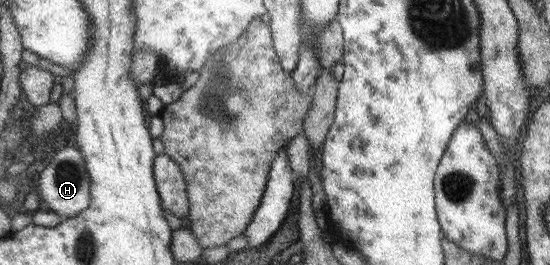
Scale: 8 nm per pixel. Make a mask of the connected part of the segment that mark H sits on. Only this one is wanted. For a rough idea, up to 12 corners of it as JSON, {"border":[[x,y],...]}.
{"border":[[78,147],[40,173],[42,207],[72,219],[90,206],[90,175]]}

